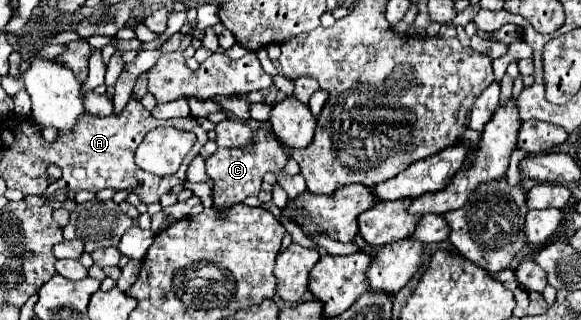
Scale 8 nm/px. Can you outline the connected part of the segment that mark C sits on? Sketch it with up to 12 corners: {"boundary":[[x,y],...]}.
{"boundary":[[266,132],[254,148],[218,148],[206,160],[214,206],[257,196],[274,172],[290,200],[306,192],[302,174],[282,176],[288,154]]}

